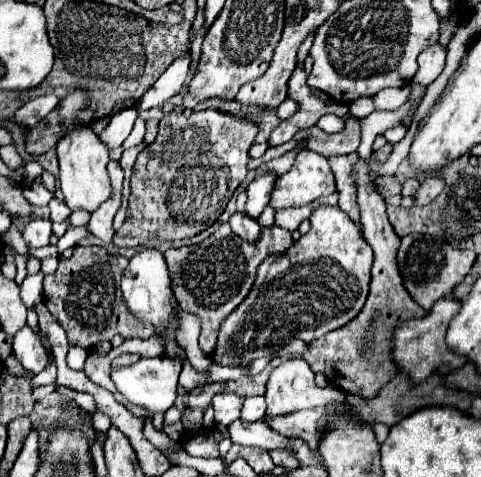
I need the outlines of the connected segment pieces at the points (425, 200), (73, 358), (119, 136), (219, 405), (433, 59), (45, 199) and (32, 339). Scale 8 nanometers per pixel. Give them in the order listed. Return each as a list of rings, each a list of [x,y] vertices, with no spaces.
[[[429,176],[425,182],[421,182],[419,190],[415,192],[415,206],[429,204],[439,194],[439,190],[443,190],[443,180],[437,176]]]
[[[70,345],[67,354],[67,363],[74,370],[83,370],[88,351],[78,345]]]
[[[135,106],[131,108],[125,108],[123,112],[115,114],[111,118],[111,122],[105,126],[103,132],[99,132],[99,140],[109,146],[109,148],[117,148],[123,144],[123,140],[129,136],[131,128],[133,128],[133,122],[135,122],[139,112]]]
[[[235,392],[215,394],[213,426],[229,426],[237,418],[241,418],[241,406],[243,406],[243,396],[237,396]]]
[[[435,44],[435,46],[429,46],[423,54],[419,54],[419,70],[413,78],[415,84],[419,86],[429,86],[445,68],[445,50]]]
[[[33,182],[33,185],[21,186],[24,197],[33,205],[45,207],[48,206],[53,194],[46,189],[42,183]]]
[[[23,326],[13,336],[13,356],[26,370],[33,373],[40,373],[49,364],[47,348],[41,344],[41,338],[29,326]]]

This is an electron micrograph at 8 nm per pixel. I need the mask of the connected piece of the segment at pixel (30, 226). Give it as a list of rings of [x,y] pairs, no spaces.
[[[33,218],[31,222],[25,224],[21,234],[23,234],[23,240],[27,242],[27,246],[31,246],[31,248],[47,246],[49,244],[49,236],[51,236],[51,220]]]

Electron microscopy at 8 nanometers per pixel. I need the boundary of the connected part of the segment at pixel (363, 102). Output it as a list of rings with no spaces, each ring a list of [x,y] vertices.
[[[363,96],[349,104],[350,114],[356,118],[366,117],[374,110],[374,103],[371,97]]]

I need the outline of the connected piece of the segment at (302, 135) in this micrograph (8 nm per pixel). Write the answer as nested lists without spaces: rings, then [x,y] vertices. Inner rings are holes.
[[[351,118],[343,132],[339,134],[325,134],[317,125],[297,132],[287,144],[269,148],[261,158],[250,159],[247,164],[249,170],[257,169],[262,163],[267,163],[273,158],[279,158],[299,146],[299,142],[305,142],[307,150],[315,150],[323,156],[337,156],[337,154],[351,154],[359,148],[361,142],[361,124]]]

